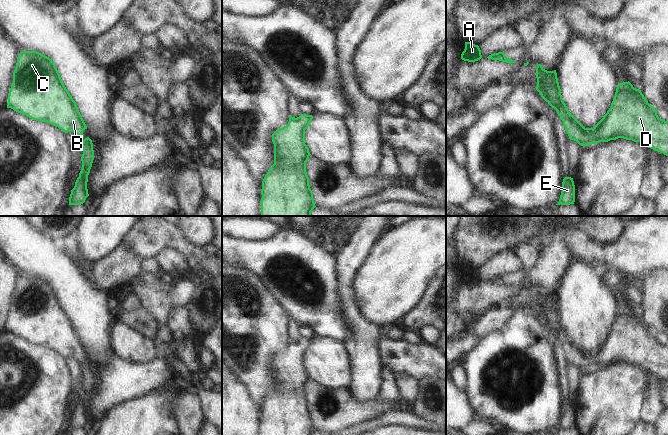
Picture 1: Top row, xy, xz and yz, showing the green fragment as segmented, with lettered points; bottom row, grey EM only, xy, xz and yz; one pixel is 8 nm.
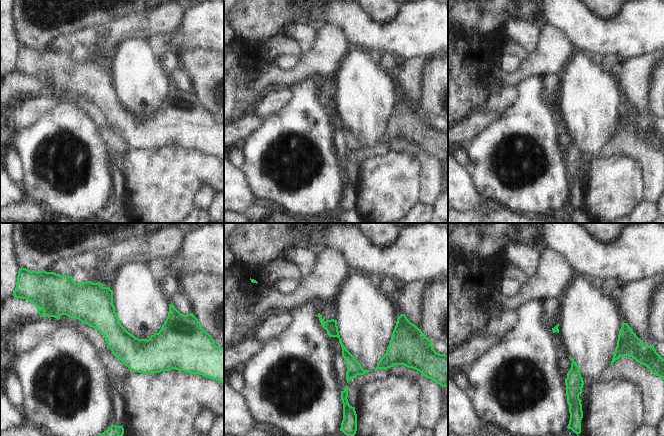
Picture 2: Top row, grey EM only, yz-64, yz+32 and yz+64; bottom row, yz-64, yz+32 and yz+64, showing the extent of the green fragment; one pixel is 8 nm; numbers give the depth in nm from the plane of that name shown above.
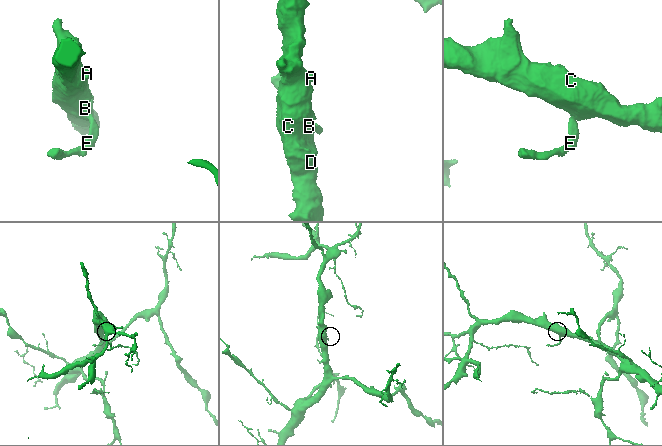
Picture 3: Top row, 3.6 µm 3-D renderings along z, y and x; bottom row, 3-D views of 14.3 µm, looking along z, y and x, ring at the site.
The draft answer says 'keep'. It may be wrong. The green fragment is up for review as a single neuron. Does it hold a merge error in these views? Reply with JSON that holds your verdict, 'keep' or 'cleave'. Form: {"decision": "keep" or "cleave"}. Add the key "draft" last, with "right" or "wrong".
{"decision": "keep", "draft": "right"}

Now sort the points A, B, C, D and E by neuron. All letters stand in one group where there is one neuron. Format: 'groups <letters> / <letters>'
groups A B C D E

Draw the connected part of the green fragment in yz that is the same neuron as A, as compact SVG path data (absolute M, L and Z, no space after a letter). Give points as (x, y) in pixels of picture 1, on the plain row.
M465 266L465 273L461 278L461 283L468 286L475 286L482 282L481 274L478 269Z

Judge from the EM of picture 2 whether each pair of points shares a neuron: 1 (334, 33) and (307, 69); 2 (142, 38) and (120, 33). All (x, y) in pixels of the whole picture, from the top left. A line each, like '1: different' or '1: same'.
1: same
2: different

